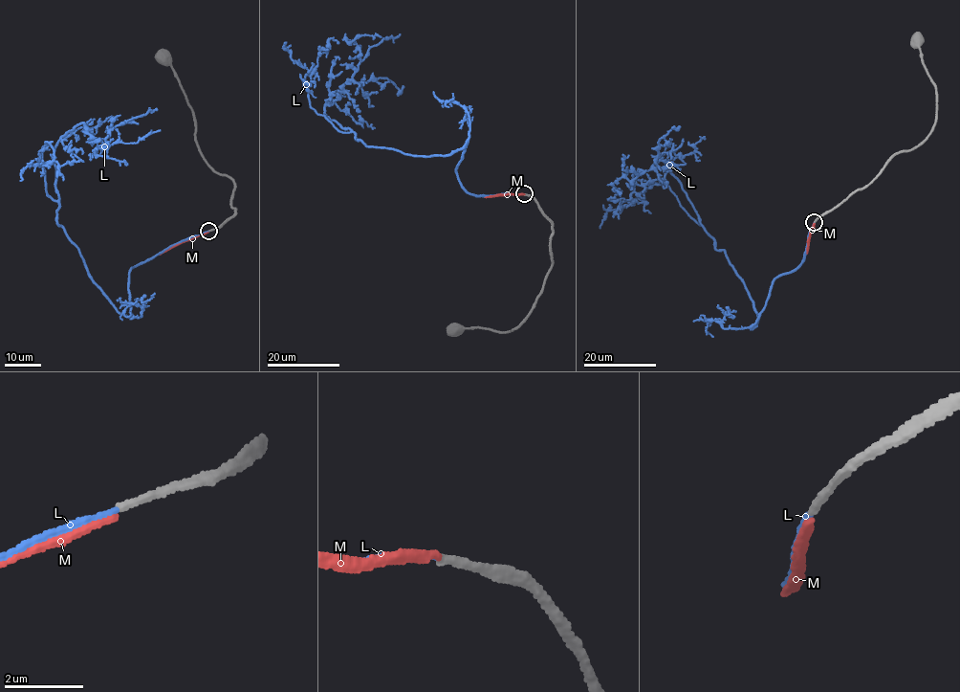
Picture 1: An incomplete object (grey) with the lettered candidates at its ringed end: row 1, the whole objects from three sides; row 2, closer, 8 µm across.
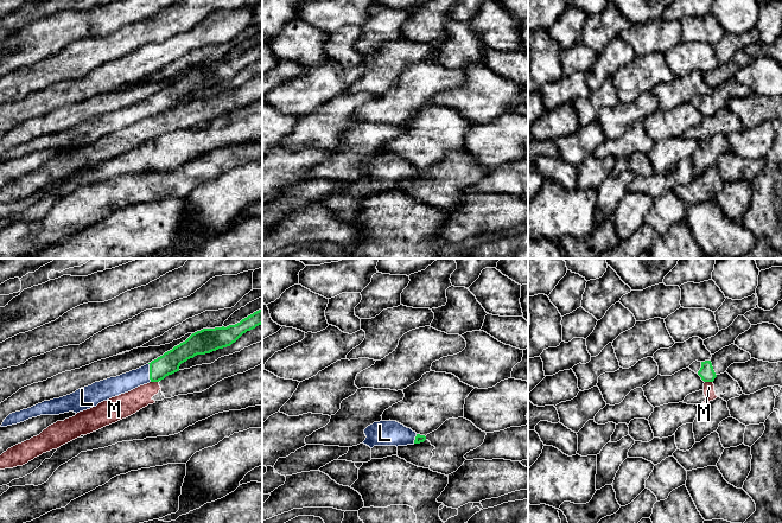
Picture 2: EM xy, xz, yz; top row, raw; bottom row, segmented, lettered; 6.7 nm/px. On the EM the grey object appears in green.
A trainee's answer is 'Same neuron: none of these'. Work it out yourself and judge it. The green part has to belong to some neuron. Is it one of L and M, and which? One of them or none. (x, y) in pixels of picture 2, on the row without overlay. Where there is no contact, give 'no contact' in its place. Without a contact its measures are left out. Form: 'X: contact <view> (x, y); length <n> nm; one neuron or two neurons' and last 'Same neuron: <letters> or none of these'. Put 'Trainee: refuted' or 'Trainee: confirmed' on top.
Trainee: refuted
L: contact xy (150, 107); length 130 nm; one neuron
M: contact xy (154, 115); length 60 nm; two neurons
Same neuron: L

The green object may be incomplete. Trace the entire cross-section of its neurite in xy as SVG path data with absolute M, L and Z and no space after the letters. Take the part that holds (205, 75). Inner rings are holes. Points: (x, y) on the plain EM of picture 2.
M262 43L227 62L203 63L192 68L185 76L165 87L151 97L116 111L110 111L75 127L44 135L31 142L9 148L0 161L24 157L40 149L59 149L69 146L80 147L112 132L128 127L150 116L159 116L179 106L182 97L197 89L205 89L230 81L243 68L262 58Z

